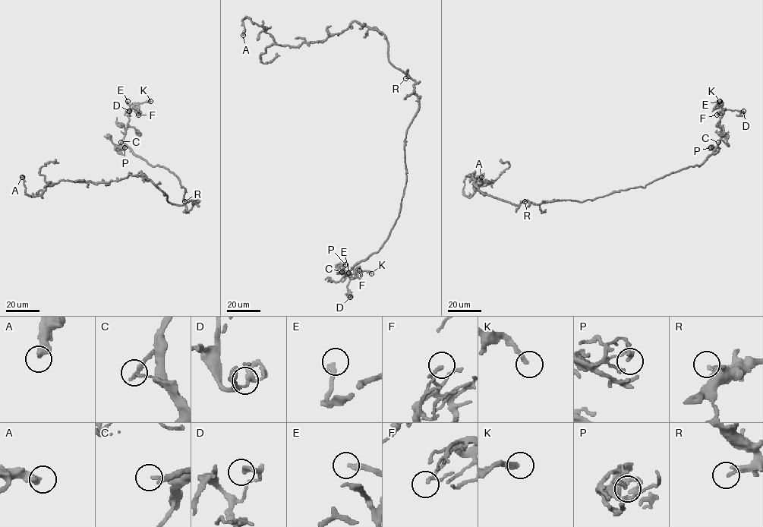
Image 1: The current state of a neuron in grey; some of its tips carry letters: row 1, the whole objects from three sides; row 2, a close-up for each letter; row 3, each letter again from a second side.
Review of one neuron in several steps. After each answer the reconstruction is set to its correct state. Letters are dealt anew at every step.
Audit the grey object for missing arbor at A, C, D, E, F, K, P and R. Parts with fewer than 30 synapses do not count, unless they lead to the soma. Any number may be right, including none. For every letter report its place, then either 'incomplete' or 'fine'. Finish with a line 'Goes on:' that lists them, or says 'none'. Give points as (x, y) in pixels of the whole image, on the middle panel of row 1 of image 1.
A: place (243, 35); fine
C: place (342, 272); fine
D: place (350, 297); fine
E: place (348, 272); incomplete
F: place (359, 270); fine
K: place (371, 273); incomplete
P: place (345, 264); fine
R: place (405, 78); fine
Goes on: E, K

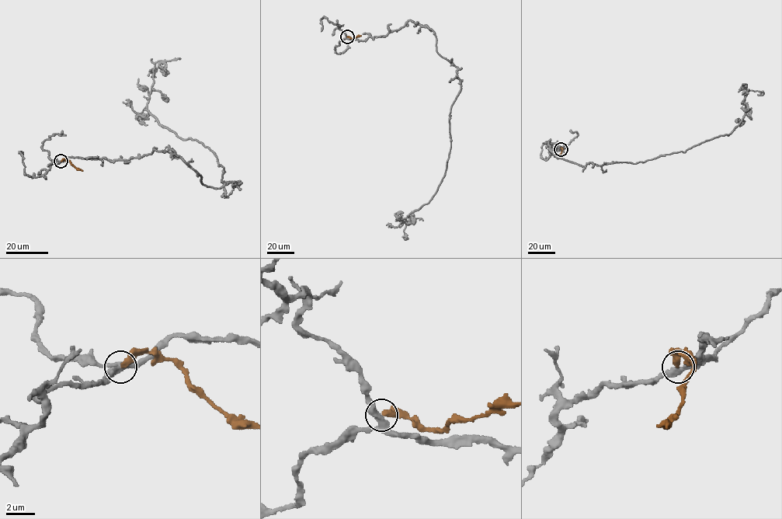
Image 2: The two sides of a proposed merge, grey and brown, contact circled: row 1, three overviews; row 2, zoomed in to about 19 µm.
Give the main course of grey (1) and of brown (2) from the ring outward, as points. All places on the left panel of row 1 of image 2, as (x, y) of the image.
1: (61, 161), (167, 151), (203, 184), (238, 185), (224, 184), (210, 150), (149, 112), (153, 69), (151, 76)
2: (61, 161), (66, 159), (82, 171)

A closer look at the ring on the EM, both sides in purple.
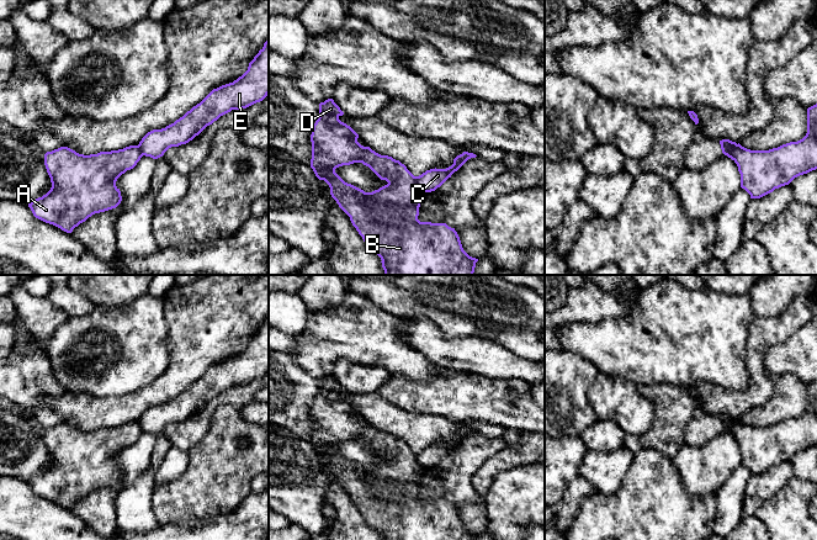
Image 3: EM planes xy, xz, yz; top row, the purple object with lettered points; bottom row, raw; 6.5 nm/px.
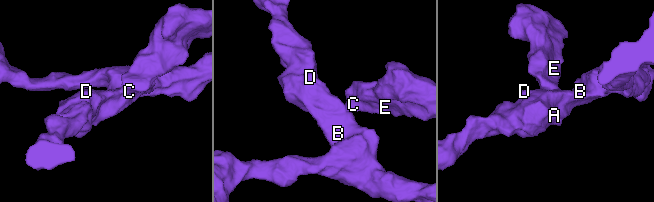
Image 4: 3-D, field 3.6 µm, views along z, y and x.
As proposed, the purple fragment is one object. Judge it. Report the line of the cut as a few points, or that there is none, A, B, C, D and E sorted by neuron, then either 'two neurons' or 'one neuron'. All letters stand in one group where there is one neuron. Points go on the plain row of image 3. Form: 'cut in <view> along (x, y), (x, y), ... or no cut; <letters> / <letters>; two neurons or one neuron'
cut in xz along (414, 453), (418, 462), (424, 469); A B D / C E; two neurons

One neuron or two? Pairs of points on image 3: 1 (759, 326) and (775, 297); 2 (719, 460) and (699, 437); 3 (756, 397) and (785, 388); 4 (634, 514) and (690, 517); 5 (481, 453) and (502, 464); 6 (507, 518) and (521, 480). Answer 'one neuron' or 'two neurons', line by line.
1: two neurons
2: two neurons
3: two neurons
4: one neuron
5: two neurons
6: one neuron

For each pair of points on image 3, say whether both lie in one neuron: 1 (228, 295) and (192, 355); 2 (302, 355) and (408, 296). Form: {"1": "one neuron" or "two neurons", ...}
{"1": "one neuron", "2": "two neurons"}

